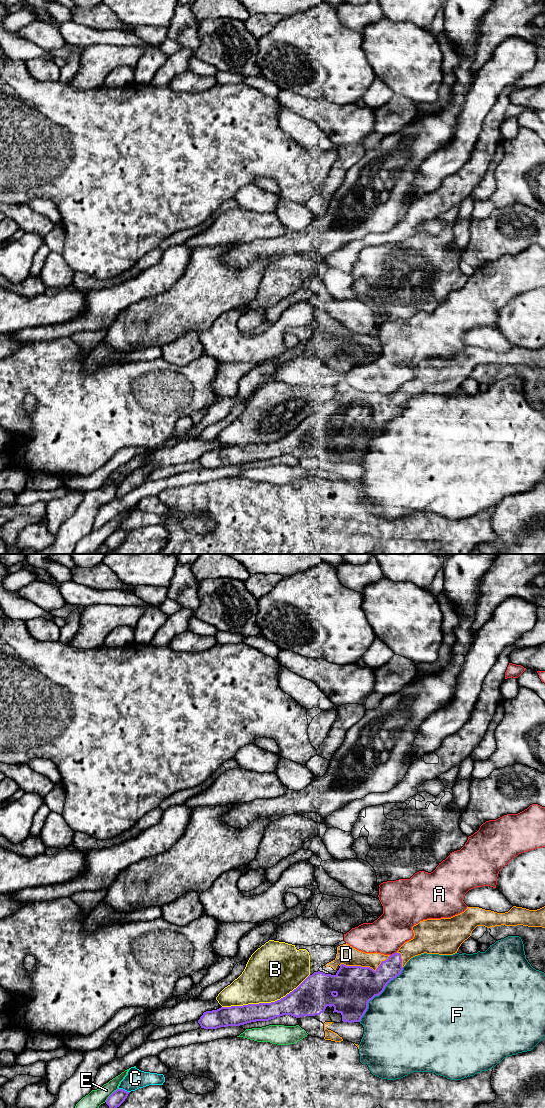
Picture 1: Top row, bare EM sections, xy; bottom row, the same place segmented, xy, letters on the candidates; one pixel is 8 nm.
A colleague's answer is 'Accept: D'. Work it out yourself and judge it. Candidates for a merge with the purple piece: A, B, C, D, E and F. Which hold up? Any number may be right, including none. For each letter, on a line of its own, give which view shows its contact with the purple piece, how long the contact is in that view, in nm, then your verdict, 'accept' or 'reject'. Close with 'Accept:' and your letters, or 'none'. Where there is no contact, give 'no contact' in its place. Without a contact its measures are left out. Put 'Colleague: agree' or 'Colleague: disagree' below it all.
A: meets purple in xy; contact 70 nm long; reject
B: meets purple in xy; contact 750 nm long; reject
C: meets purple in xy; contact 100 nm long; reject
D: meets purple in xy; contact 420 nm long; accept
E: meets purple in xy; contact 150 nm long; reject
F: meets purple in xy; contact 550 nm long; reject
Accept: D
Colleague: agree

